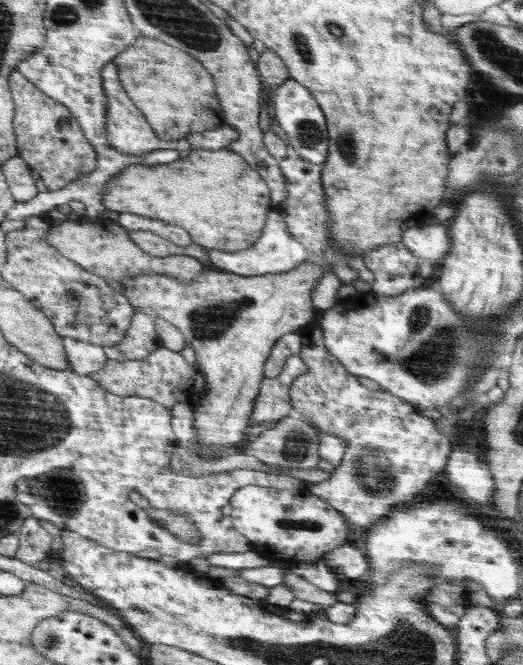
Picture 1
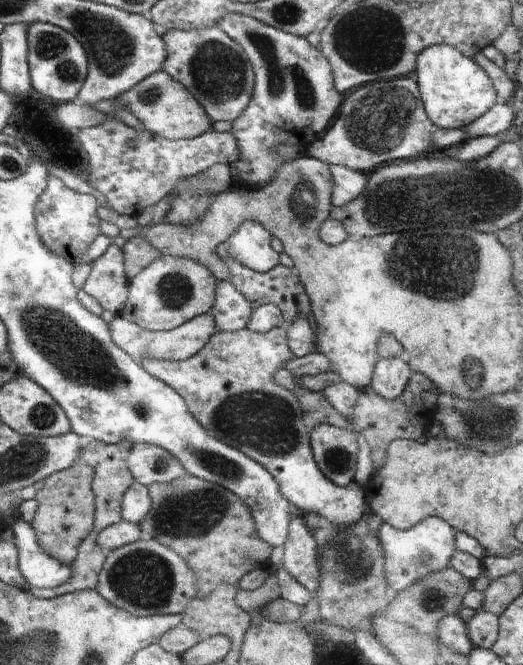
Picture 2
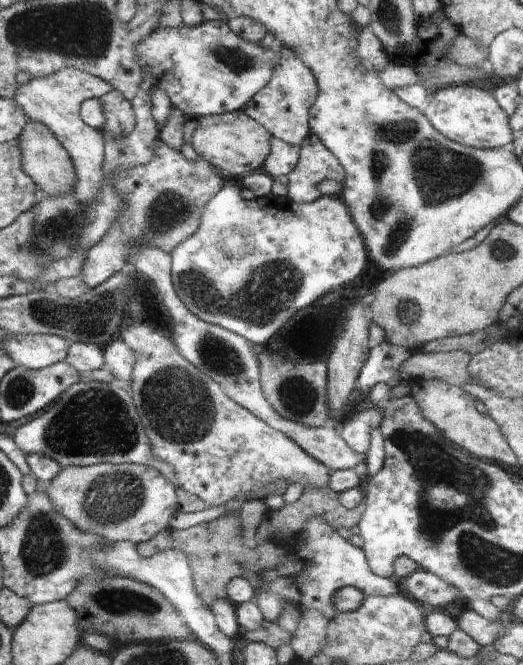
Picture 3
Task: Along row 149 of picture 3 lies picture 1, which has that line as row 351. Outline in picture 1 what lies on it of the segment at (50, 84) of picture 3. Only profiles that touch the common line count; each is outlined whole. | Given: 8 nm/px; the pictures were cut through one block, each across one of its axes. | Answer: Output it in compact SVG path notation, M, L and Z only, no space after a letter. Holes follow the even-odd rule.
M63 337L63 346L71 362L70 371L79 376L89 376L107 364L108 358L103 346L66 337Z

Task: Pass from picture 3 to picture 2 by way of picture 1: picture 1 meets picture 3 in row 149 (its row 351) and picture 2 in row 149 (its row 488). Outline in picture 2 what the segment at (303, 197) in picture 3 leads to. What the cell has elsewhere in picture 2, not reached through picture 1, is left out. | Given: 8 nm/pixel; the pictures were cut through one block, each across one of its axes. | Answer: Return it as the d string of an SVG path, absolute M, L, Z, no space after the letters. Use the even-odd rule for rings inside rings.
M414 75L376 81L354 90L344 98L340 116L336 116L336 122L328 127L320 140L312 142L306 156L329 165L344 165L370 174L384 164L410 160L430 150L430 137L435 128L423 107Z

